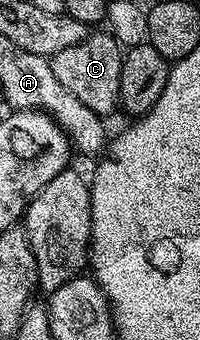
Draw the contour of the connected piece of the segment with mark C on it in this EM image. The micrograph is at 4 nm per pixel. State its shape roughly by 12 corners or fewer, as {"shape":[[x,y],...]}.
{"shape":[[109,33],[49,56],[56,81],[109,117],[123,48]]}

